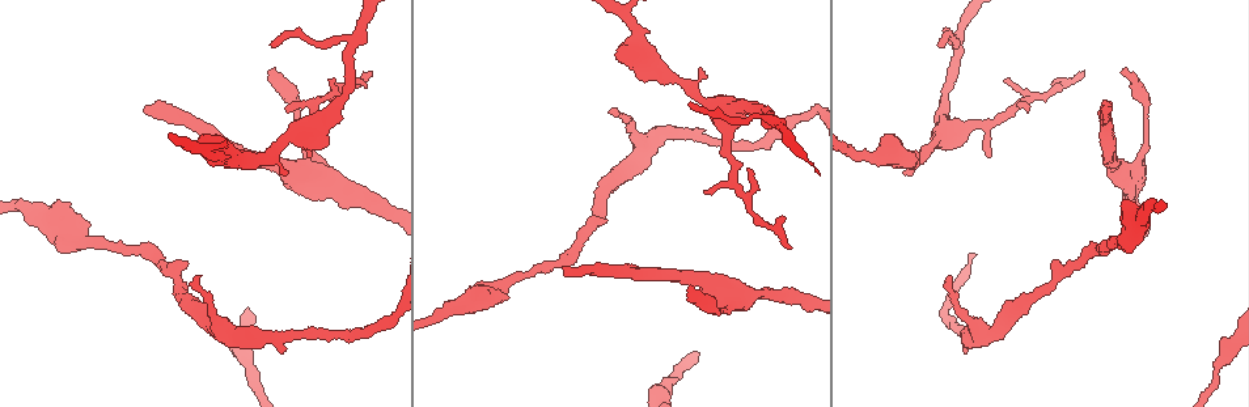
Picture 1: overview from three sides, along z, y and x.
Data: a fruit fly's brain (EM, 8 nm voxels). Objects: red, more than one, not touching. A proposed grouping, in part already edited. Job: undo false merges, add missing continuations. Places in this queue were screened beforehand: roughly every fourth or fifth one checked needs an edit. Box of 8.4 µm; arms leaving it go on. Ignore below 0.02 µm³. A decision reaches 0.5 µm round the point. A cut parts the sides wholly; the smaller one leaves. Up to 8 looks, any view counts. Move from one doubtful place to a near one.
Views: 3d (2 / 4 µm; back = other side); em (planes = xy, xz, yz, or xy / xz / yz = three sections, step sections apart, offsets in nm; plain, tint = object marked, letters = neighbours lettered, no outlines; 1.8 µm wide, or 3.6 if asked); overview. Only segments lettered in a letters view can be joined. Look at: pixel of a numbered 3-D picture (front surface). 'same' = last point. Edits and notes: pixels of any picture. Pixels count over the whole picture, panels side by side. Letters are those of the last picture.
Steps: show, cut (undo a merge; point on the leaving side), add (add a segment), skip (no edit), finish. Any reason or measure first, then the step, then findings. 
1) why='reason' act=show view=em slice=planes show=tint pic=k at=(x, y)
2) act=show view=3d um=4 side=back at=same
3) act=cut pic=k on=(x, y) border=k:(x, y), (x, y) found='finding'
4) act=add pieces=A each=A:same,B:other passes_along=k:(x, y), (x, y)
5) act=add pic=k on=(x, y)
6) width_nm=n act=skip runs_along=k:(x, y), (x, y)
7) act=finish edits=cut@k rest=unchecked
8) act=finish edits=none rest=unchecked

why='free end' act=show view=3d um=4 pic=1 at=(990, 157)

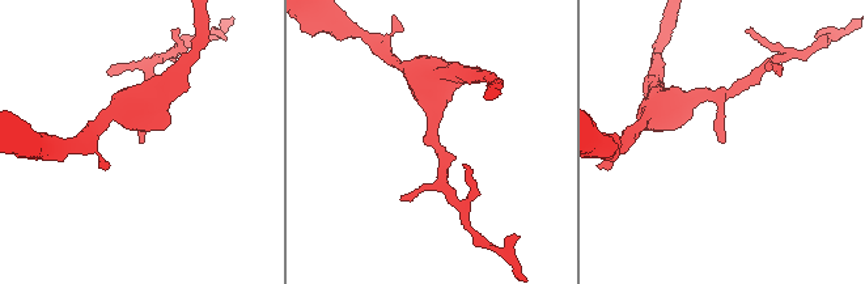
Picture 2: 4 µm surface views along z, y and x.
why='shape alone is not enough' act=show view=em slice=xy step=16 show=letters pic=2 at=(139, 142)

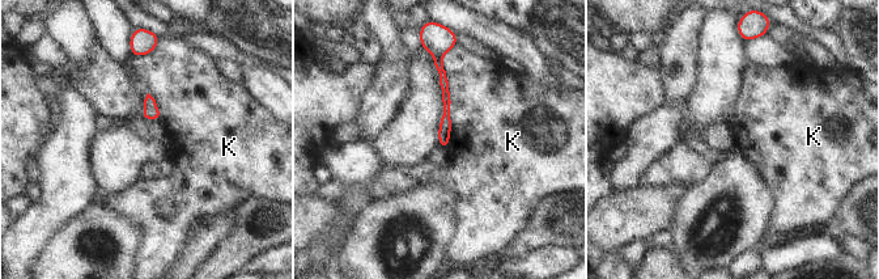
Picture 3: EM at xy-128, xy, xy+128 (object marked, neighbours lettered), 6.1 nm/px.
act=show view=em slice=planes show=letters at=same

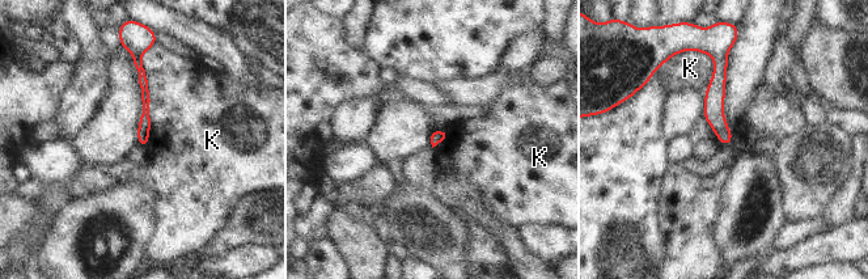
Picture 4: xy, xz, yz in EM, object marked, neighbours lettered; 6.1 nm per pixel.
longest_contact=K:600nm act=skip each=K:other border=4:(145, 50), (148, 146) found='none of them fits'

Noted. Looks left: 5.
why='free end' act=show view=3d um=4 pic=1 at=(272, 71)

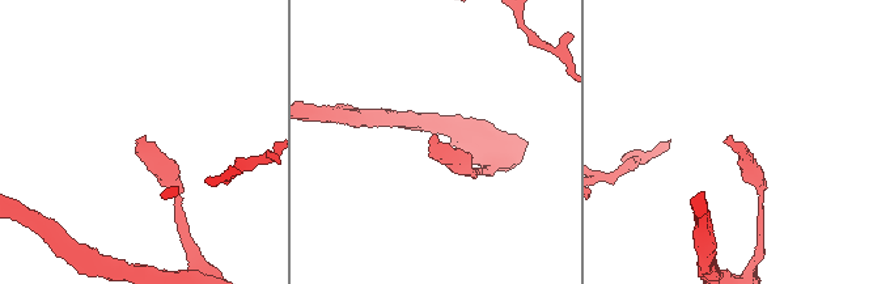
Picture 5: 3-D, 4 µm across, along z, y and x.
act=show view=em slice=xy step=4 show=tint pic=5 at=(146, 137)

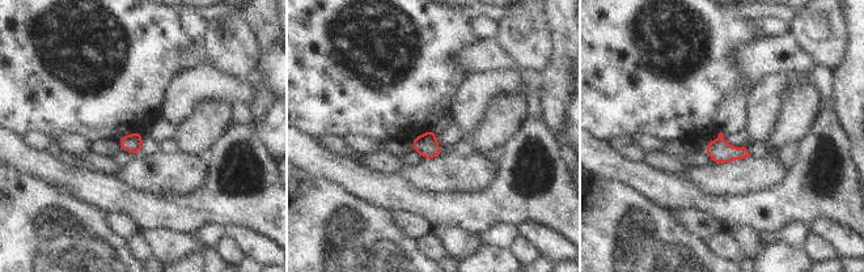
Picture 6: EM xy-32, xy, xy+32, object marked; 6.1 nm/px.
act=show view=em slice=planes show=letters at=same

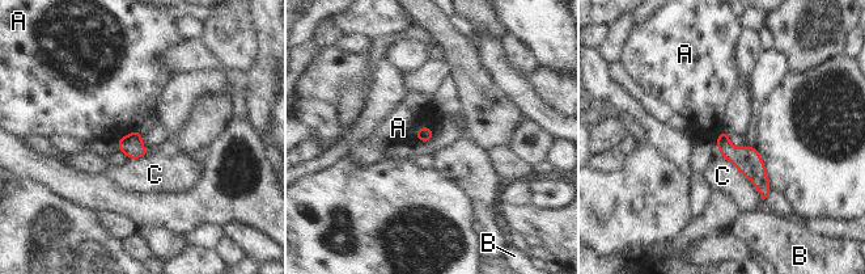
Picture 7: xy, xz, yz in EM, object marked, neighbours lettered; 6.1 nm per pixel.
longest_contact=C:400nm act=skip each=A:other,B:other,C:other border=7:(135, 129), (117, 140) found='no lettered segment goes on from it'

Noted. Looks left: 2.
act=show view=em slice=xy step=8 show=letters pic=1 at=(1142, 212)

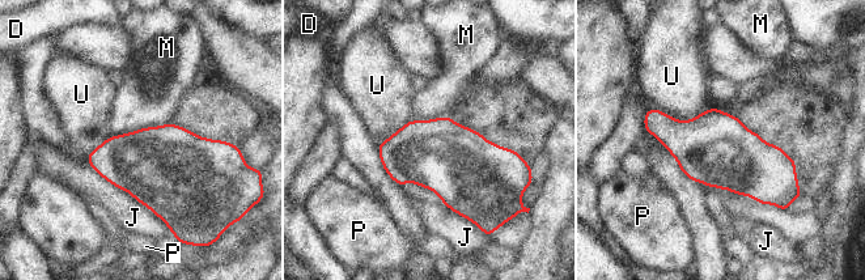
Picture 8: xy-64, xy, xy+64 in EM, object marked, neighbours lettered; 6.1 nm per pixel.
why='another direction' act=show view=em slice=planes show=letters at=same

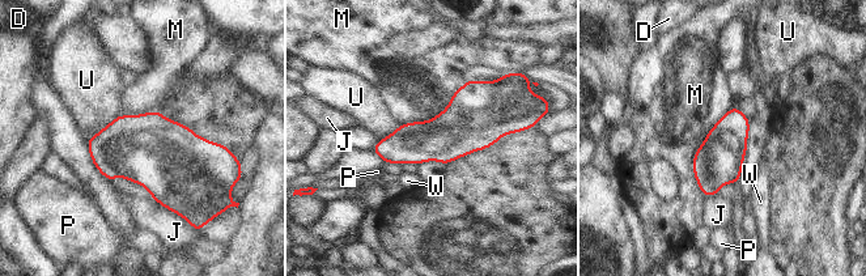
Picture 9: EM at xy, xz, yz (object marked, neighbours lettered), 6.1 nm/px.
width_nm=300 act=skip each=D:other,J:other,M:other,P:other,U:other,W:other border=9:(734, 105), (693, 156), (704, 196) found='continuous, no second cell'

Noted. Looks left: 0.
act=finish edits=none rest=unchecked

